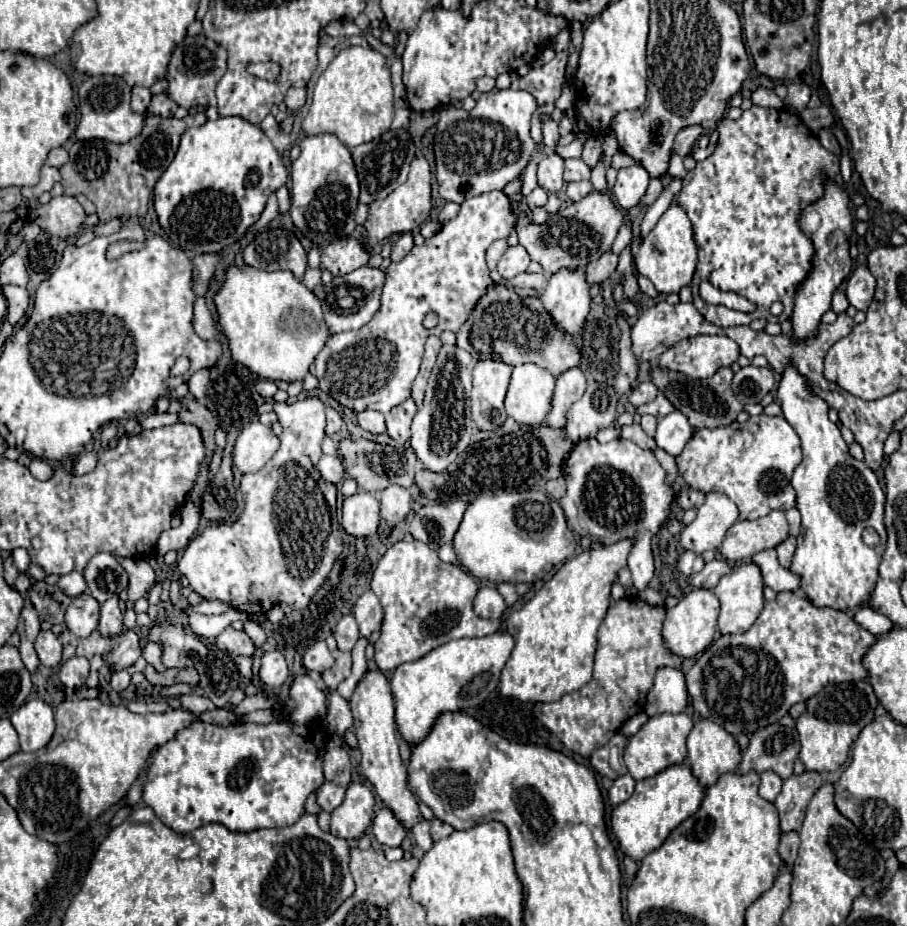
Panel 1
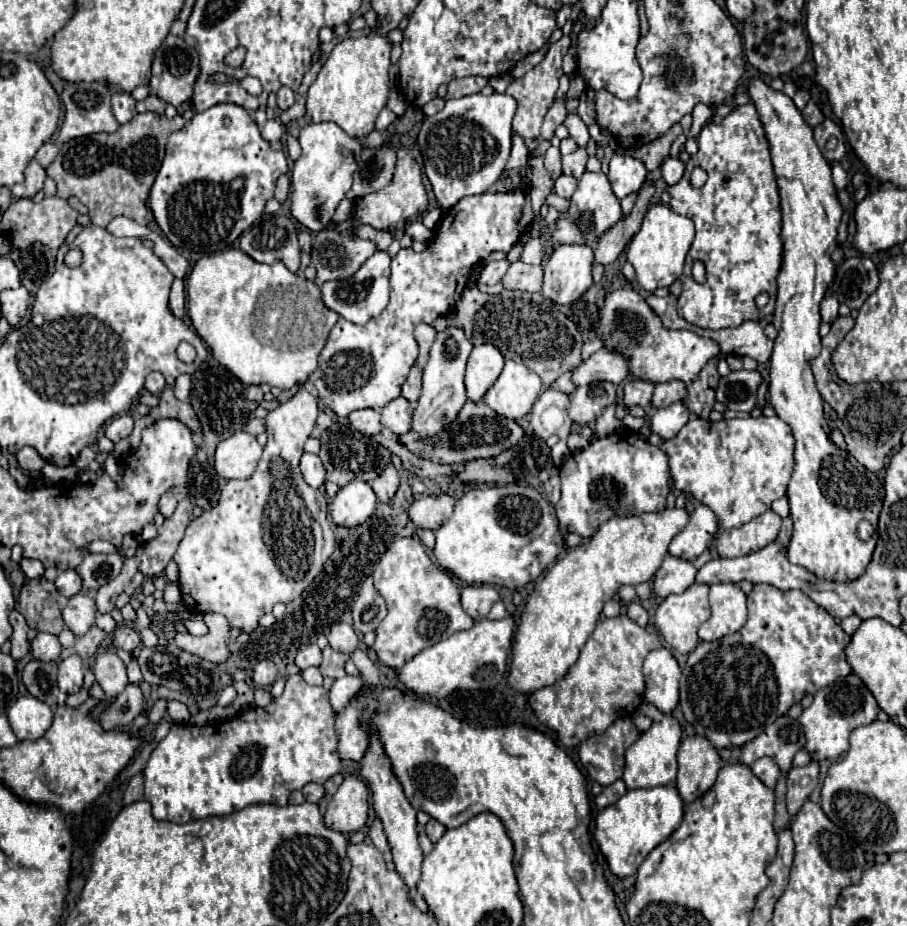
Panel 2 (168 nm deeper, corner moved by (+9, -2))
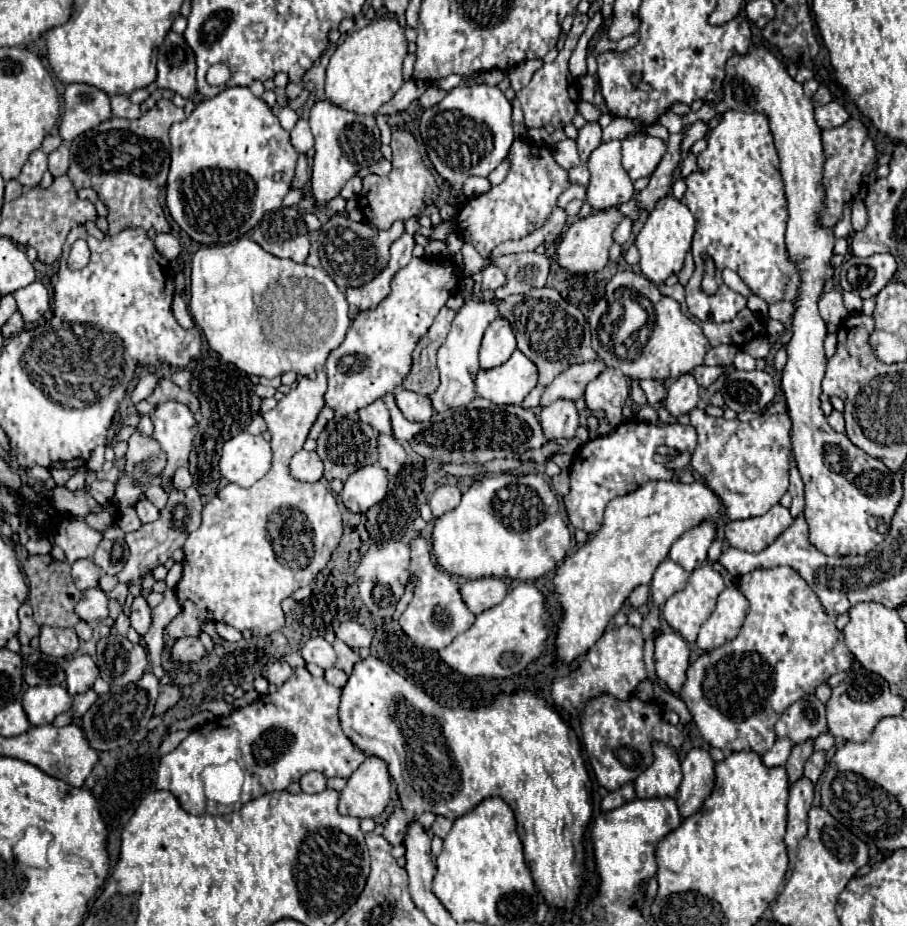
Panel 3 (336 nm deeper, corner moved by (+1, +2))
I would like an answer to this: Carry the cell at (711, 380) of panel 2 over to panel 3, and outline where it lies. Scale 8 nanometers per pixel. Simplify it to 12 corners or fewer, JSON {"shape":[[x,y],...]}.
{"shape":[[715,346],[705,356],[705,366],[733,364],[735,346]]}

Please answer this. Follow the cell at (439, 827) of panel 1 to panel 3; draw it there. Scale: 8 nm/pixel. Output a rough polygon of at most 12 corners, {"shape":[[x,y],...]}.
{"shape":[[437,816],[431,826],[433,834],[445,838],[451,830],[451,820]]}

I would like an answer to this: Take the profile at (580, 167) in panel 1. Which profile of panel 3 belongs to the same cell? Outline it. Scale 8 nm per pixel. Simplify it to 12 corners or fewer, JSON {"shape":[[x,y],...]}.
{"shape":[[587,122],[577,136],[577,152],[587,162],[601,144],[599,124]]}

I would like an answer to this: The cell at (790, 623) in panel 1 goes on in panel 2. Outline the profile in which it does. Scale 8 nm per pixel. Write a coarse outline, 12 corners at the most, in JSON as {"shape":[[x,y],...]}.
{"shape":[[755,584],[699,642],[683,716],[745,746],[851,672],[851,636],[801,590]]}

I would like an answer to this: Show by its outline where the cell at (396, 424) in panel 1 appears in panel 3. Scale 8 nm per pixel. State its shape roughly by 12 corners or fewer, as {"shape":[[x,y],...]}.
{"shape":[[397,390],[395,402],[411,422],[433,416],[429,396]]}

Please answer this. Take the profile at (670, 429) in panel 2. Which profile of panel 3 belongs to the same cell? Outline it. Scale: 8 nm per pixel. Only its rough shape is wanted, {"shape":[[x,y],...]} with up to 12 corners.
{"shape":[[691,374],[669,386],[665,408],[673,418],[687,416],[699,402]]}

